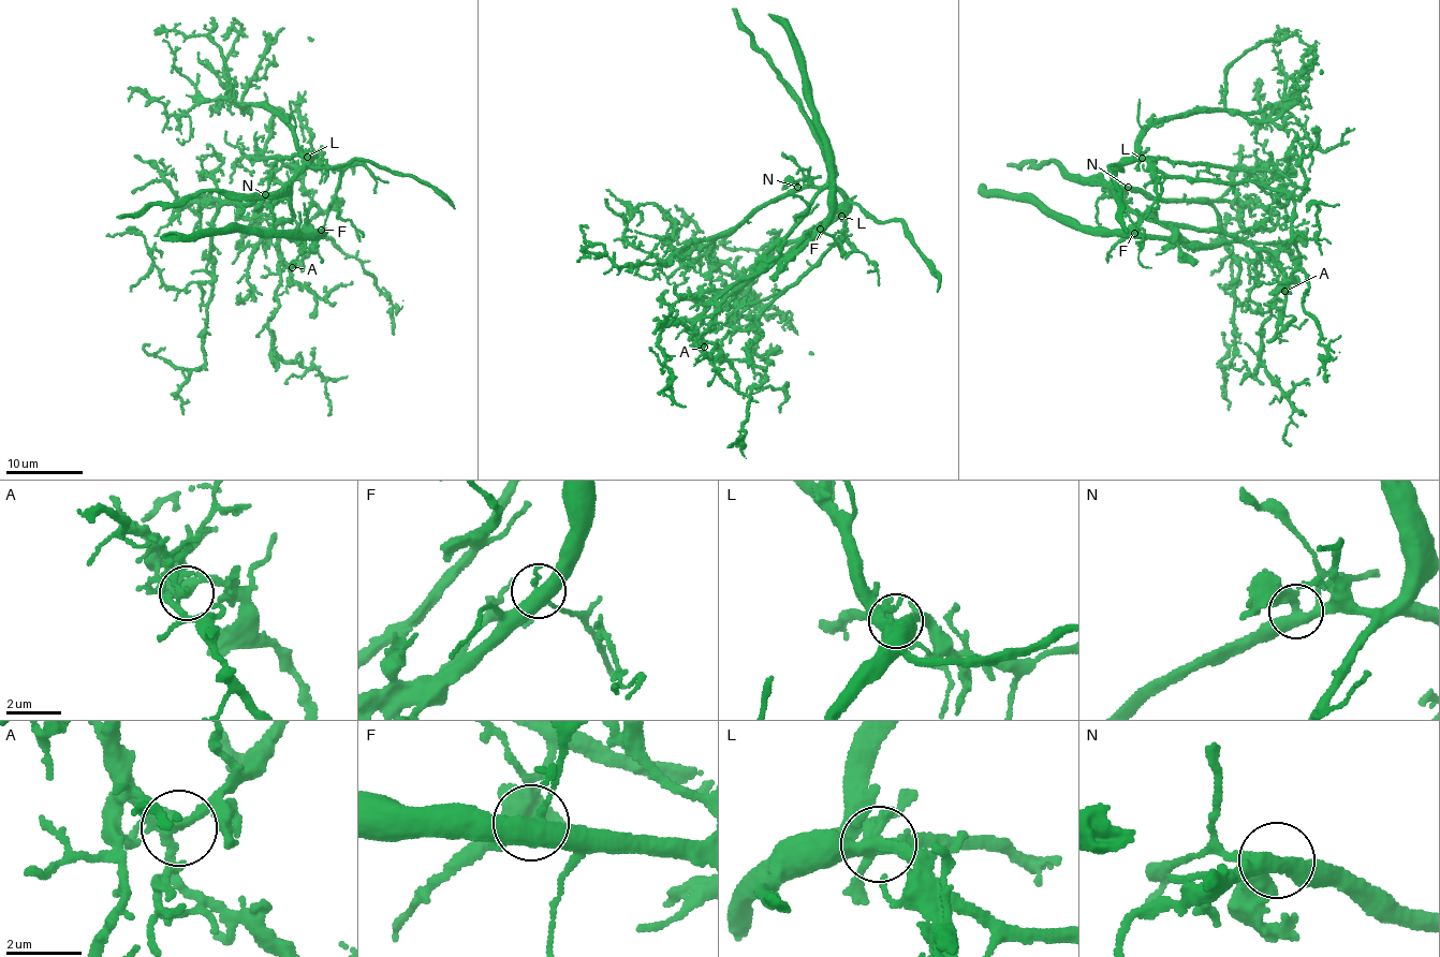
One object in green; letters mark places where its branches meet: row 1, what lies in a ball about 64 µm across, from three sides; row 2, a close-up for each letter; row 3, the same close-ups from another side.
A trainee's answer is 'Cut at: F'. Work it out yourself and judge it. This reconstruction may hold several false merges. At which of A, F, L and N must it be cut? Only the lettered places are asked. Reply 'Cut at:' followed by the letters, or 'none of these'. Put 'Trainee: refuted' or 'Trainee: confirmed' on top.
Trainee: confirmed
Cut at: F

